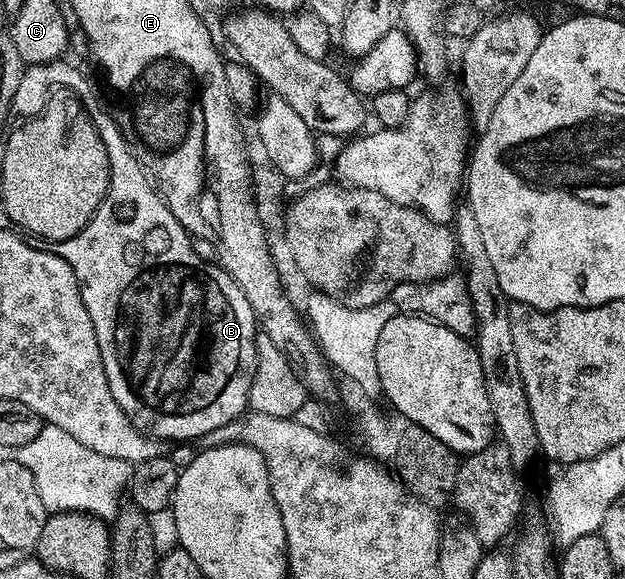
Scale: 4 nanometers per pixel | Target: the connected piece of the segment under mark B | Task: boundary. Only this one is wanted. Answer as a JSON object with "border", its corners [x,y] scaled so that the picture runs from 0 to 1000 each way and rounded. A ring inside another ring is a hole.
{"border":[[[178,207],[154,211],[154,226],[163,235],[170,249],[170,263],[176,276],[176,325],[163,345],[163,352],[150,366],[147,378],[118,409],[104,418],[75,420],[74,430],[82,439],[91,439],[99,449],[118,463],[118,477],[128,492],[131,525],[138,525],[138,539],[144,539],[144,553],[150,553],[150,580],[157,580],[157,601],[166,630],[166,648],[176,663],[176,677],[182,677],[182,691],[195,705],[195,712],[211,727],[218,741],[227,750],[235,750],[258,760],[320,760],[326,751],[342,746],[342,739],[355,739],[355,732],[368,732],[376,722],[386,720],[398,706],[397,679],[403,661],[403,644],[410,641],[410,580],[413,558],[406,546],[406,532],[387,511],[387,497],[368,475],[346,453],[325,453],[315,437],[306,428],[307,413],[294,389],[272,366],[272,359],[256,340],[254,328],[237,306],[237,295],[230,292],[218,273],[210,252],[198,240],[197,228],[189,214]]]}

